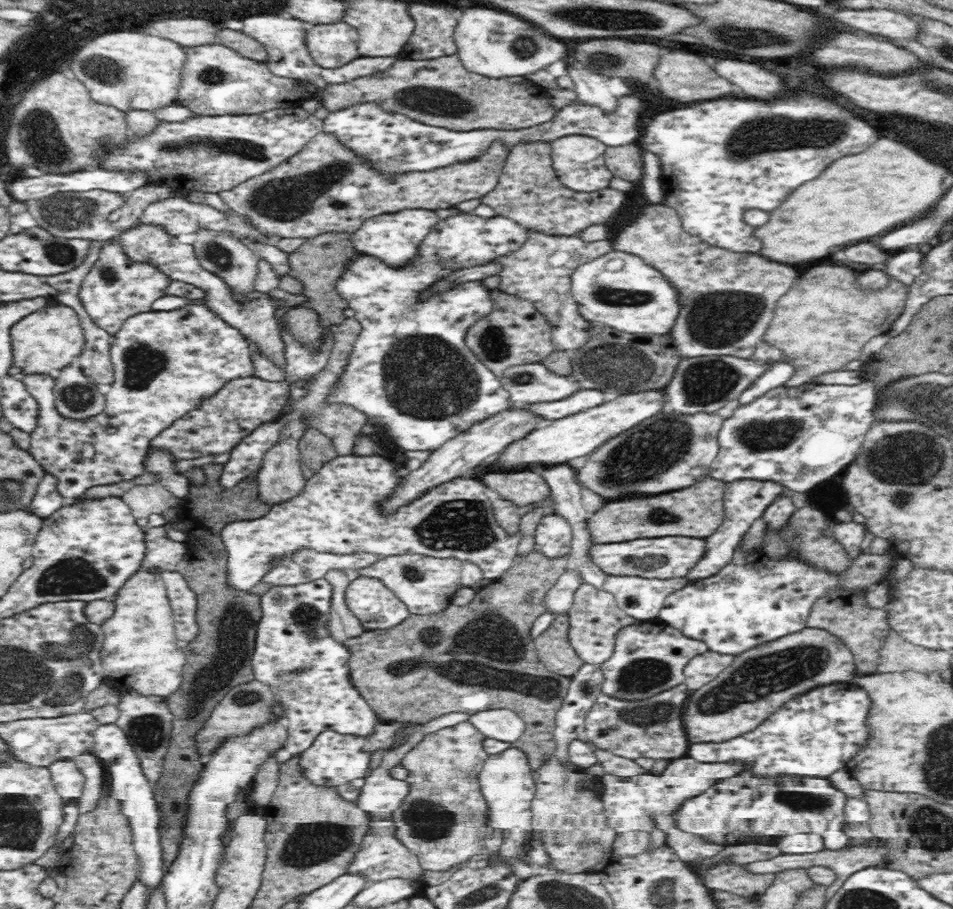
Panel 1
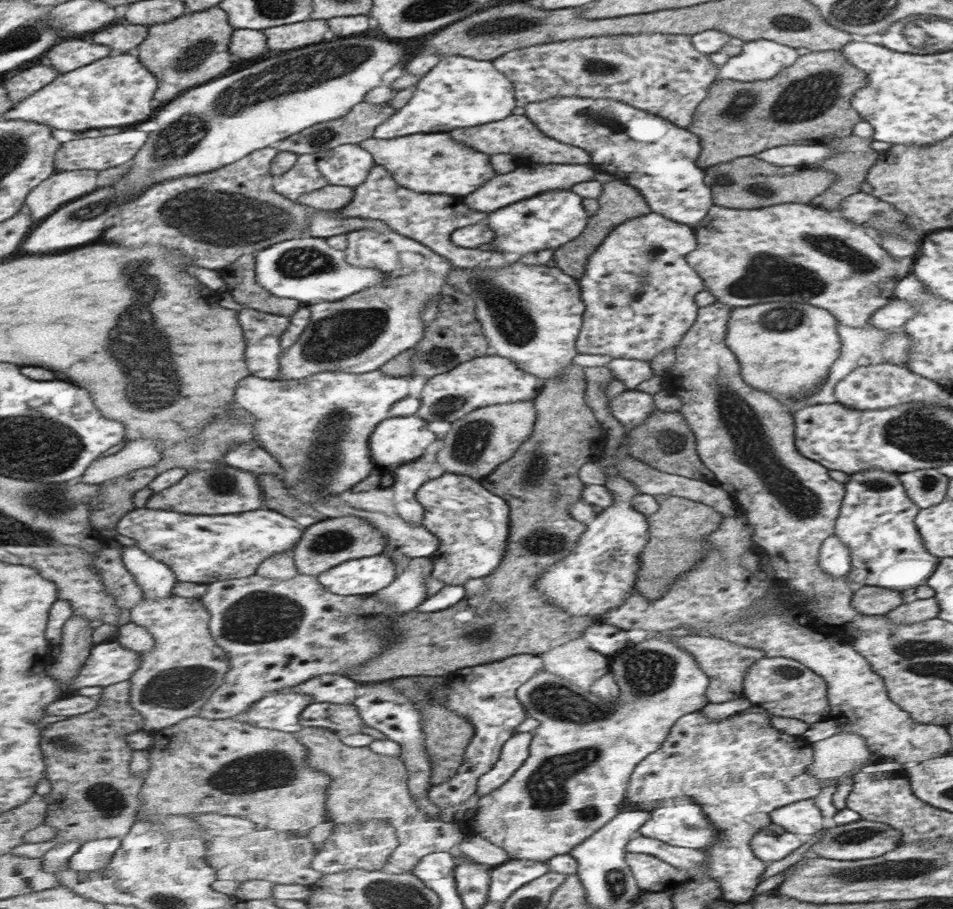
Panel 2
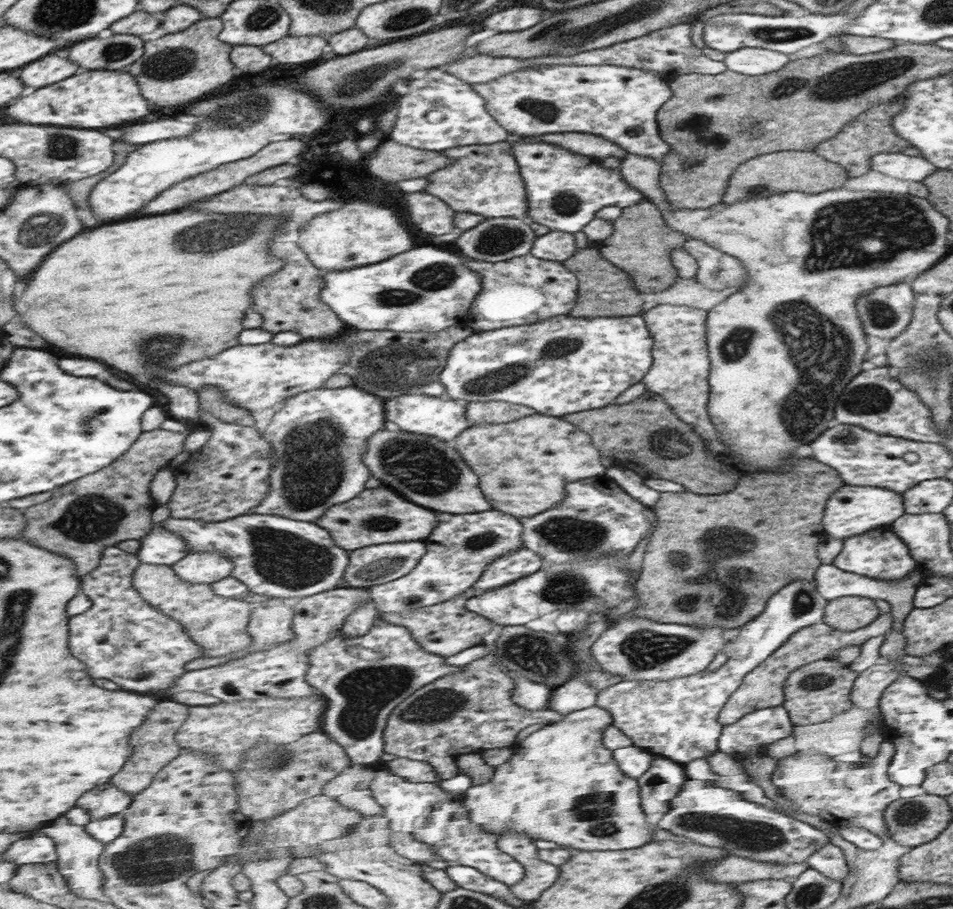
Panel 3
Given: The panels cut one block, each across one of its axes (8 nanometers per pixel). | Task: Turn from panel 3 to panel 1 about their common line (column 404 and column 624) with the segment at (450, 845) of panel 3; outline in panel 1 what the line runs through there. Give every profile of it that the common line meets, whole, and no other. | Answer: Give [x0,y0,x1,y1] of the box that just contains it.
[601,758,745,832]

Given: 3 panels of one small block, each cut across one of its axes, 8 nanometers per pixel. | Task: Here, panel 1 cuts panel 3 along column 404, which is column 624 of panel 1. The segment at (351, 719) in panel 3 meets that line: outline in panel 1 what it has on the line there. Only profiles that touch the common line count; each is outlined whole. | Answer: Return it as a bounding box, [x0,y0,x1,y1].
[600,617,708,700]

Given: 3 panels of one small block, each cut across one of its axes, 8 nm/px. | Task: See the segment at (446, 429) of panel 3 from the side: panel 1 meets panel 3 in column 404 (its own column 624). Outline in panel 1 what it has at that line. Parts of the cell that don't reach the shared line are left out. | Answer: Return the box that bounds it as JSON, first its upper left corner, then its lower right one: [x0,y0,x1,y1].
[496,390,667,470]

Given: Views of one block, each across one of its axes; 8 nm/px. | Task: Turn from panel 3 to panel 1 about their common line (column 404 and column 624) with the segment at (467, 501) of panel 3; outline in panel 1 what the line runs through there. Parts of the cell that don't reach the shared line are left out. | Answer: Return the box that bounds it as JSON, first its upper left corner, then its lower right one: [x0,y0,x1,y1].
[578,410,723,498]

